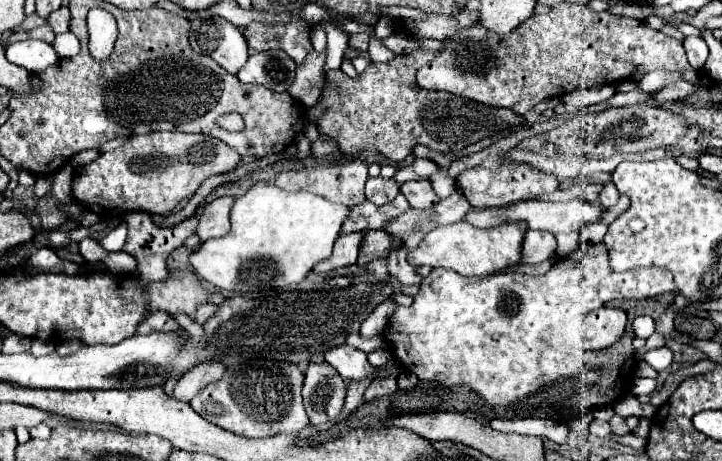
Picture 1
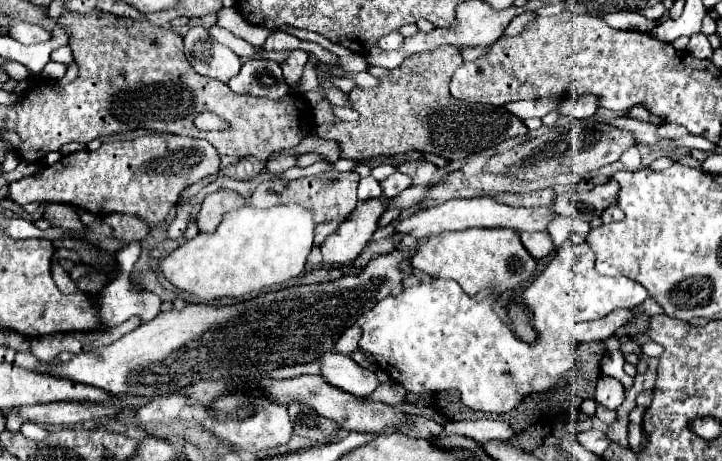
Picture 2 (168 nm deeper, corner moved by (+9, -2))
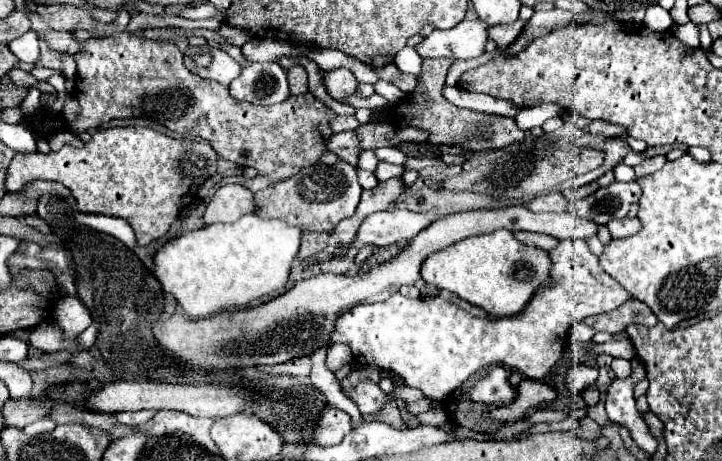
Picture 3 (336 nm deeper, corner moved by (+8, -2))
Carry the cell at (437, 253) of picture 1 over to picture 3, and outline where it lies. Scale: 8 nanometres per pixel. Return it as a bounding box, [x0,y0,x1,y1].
[421,229,551,317]

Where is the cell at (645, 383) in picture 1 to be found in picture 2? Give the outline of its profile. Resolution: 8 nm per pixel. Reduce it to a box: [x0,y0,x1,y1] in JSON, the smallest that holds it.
[602,351,634,389]

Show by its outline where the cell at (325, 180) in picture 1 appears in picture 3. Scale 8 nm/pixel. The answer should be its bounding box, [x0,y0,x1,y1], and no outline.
[255,161,361,233]

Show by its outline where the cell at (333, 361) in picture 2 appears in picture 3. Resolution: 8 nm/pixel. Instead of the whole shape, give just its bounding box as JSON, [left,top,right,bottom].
[347,381,391,415]

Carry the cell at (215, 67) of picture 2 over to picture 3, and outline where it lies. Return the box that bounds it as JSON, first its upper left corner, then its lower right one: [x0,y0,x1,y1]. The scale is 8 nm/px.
[185,47,241,87]

